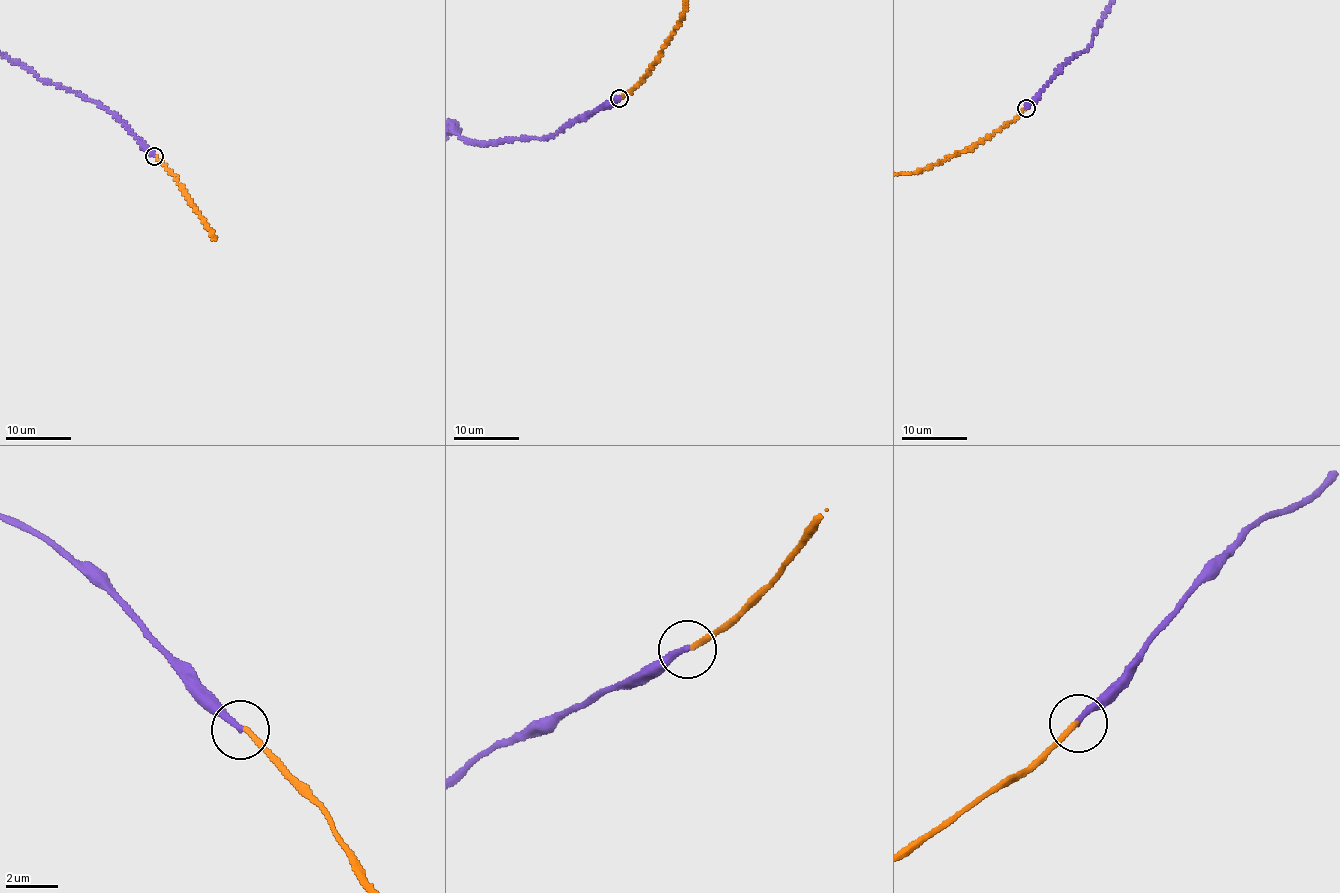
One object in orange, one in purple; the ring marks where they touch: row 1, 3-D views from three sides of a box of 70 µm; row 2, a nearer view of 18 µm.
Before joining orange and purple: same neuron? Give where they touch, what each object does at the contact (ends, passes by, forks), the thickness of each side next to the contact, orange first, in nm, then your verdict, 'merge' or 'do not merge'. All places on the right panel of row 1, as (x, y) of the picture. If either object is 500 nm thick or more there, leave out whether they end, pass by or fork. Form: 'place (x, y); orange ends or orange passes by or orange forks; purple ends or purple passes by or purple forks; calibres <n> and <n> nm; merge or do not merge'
place (1026, 108); orange ends; purple ends; calibres 200 and 240 nm; merge

